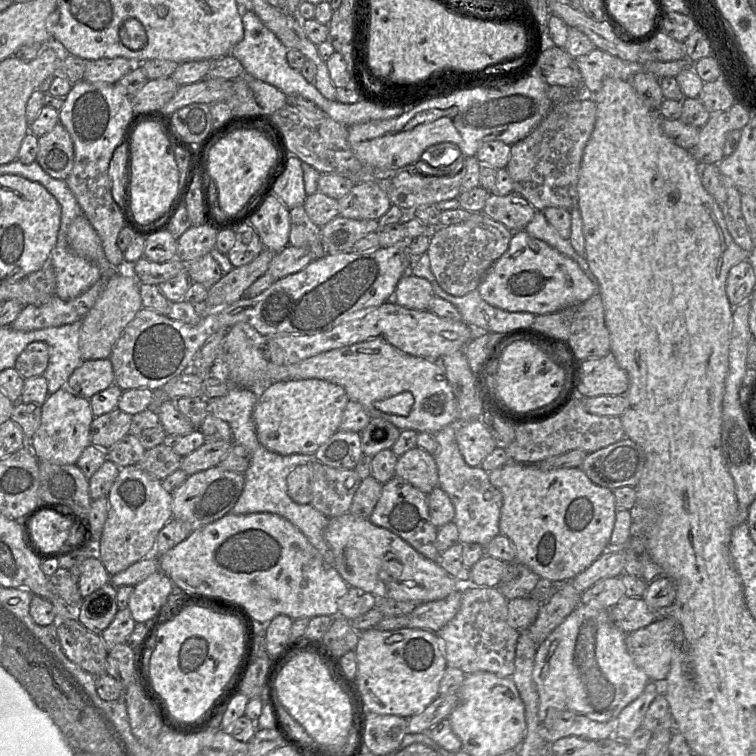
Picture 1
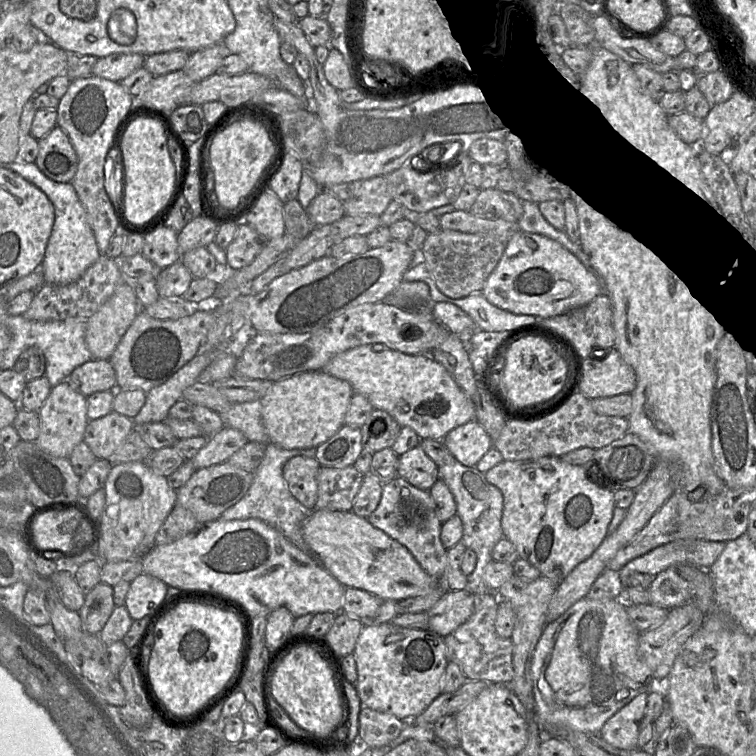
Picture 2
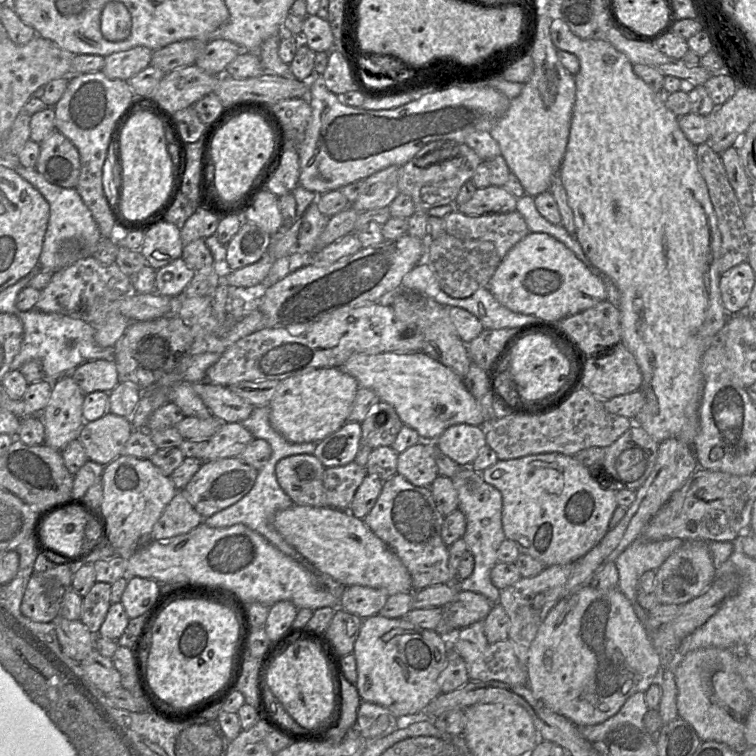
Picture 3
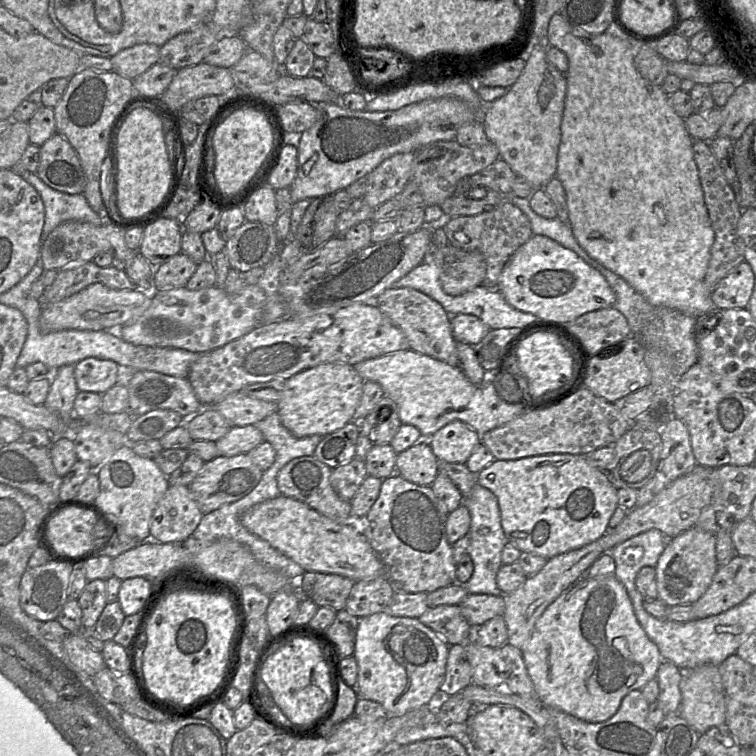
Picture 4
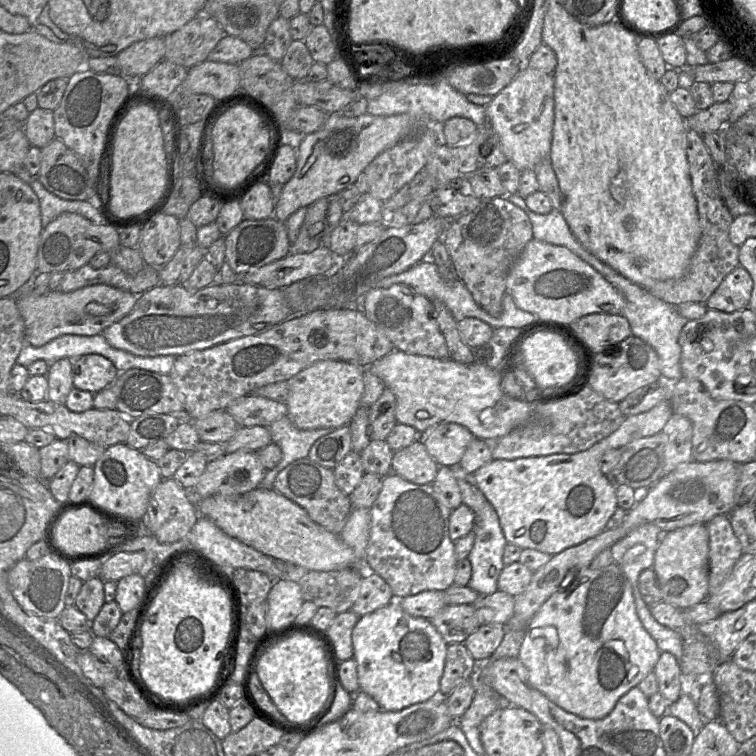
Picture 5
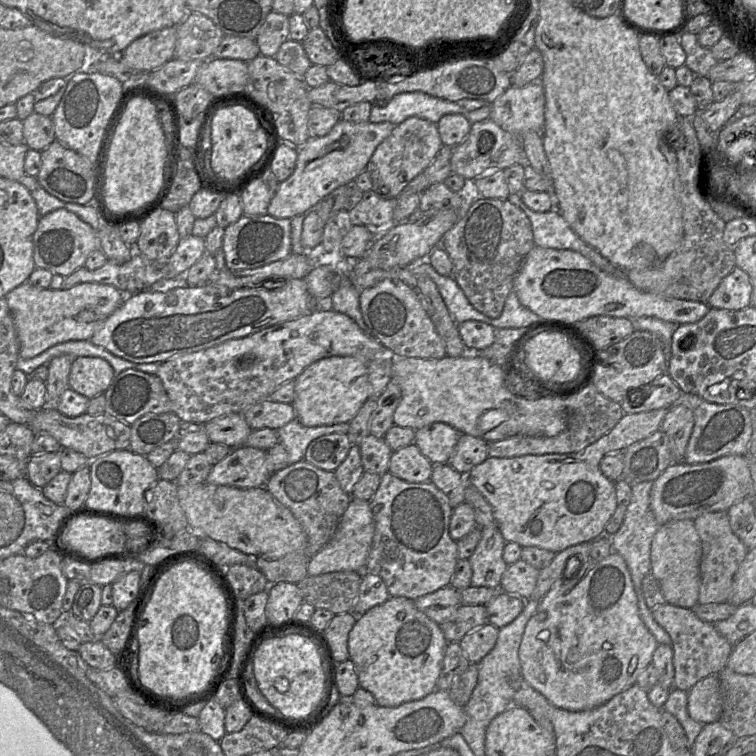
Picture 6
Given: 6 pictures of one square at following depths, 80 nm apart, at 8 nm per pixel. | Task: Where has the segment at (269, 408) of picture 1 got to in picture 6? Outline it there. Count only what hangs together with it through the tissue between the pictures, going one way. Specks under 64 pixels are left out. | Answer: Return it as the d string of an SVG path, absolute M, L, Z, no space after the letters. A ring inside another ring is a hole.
M331 356L305 368L294 380L295 419L307 427L350 423L371 397L368 362L353 356Z

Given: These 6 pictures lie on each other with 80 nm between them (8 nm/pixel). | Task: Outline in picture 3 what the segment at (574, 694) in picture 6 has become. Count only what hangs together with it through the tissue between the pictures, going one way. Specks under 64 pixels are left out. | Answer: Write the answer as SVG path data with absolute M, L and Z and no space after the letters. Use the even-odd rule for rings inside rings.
M591 585L585 586L573 594L562 597L549 610L532 641L526 664L527 685L533 695L547 708L571 720L577 726L600 724L615 715L625 701L636 692L645 692L652 683L658 682L662 672L662 659L655 650L649 631L638 619L631 602L618 587L608 590L598 590Z

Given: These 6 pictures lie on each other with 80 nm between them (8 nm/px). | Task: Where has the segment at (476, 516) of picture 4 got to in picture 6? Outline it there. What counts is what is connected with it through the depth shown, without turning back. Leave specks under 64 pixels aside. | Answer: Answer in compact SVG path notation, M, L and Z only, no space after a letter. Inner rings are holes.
M496 523L481 528L481 539L470 556L471 586L500 588L501 577L508 565L503 560L504 540Z

